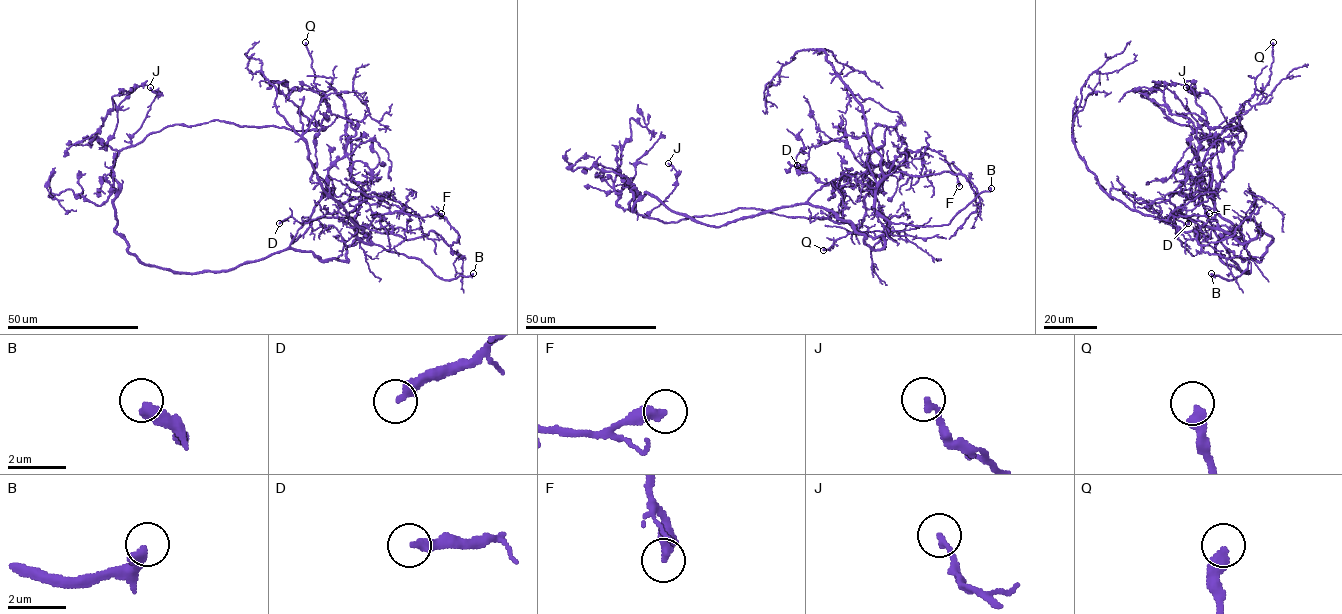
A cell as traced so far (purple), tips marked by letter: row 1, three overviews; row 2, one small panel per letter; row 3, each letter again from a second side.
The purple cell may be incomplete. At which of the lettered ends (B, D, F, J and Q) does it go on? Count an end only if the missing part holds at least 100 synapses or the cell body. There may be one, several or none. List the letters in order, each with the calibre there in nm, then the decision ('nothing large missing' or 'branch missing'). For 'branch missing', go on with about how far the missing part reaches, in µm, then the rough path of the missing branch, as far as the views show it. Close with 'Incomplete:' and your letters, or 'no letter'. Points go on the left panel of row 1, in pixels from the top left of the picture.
B: calibre 420 nm; branch missing; missing 70 µm
D: calibre 320 nm; nothing large missing
F: calibre 360 nm; nothing large missing
J: calibre 200 nm; nothing large missing
Q: calibre 440 nm; nothing large missing
Incomplete: B

